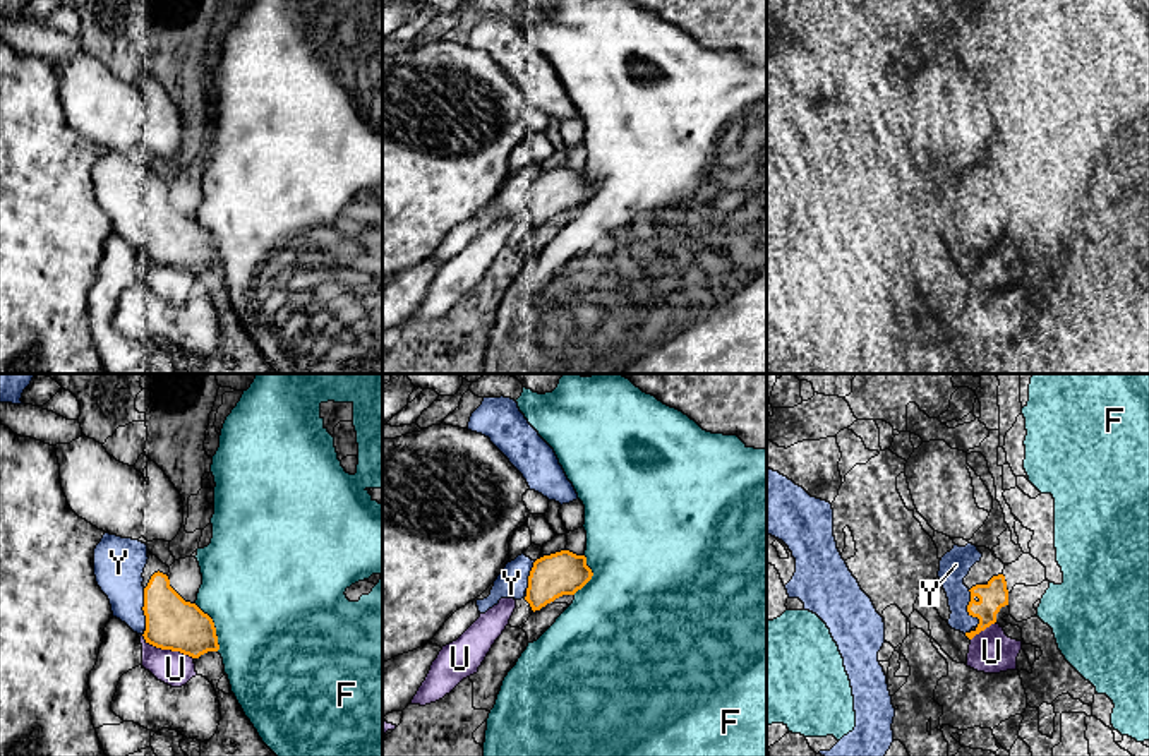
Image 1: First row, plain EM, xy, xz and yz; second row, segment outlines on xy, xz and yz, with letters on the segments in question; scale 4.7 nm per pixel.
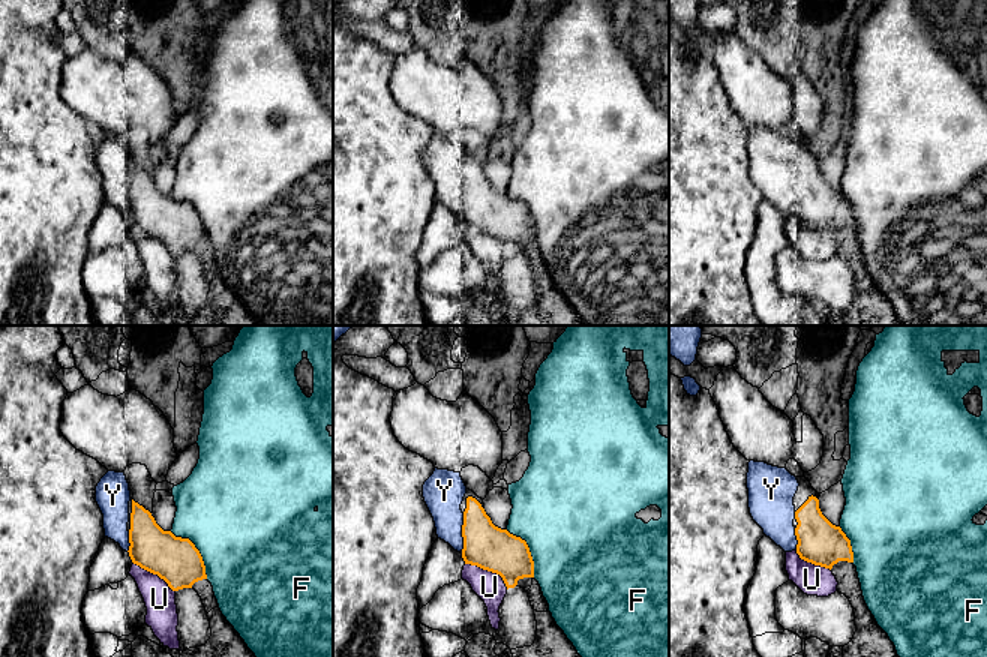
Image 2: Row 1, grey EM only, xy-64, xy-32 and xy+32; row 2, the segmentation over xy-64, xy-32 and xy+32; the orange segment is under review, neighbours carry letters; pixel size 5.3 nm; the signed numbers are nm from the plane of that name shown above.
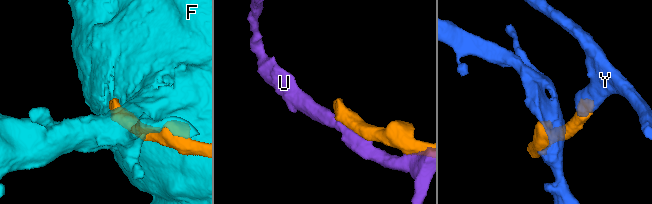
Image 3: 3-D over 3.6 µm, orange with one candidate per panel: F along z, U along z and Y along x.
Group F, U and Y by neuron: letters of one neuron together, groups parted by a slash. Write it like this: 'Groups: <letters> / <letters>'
Groups: F / U / Y

